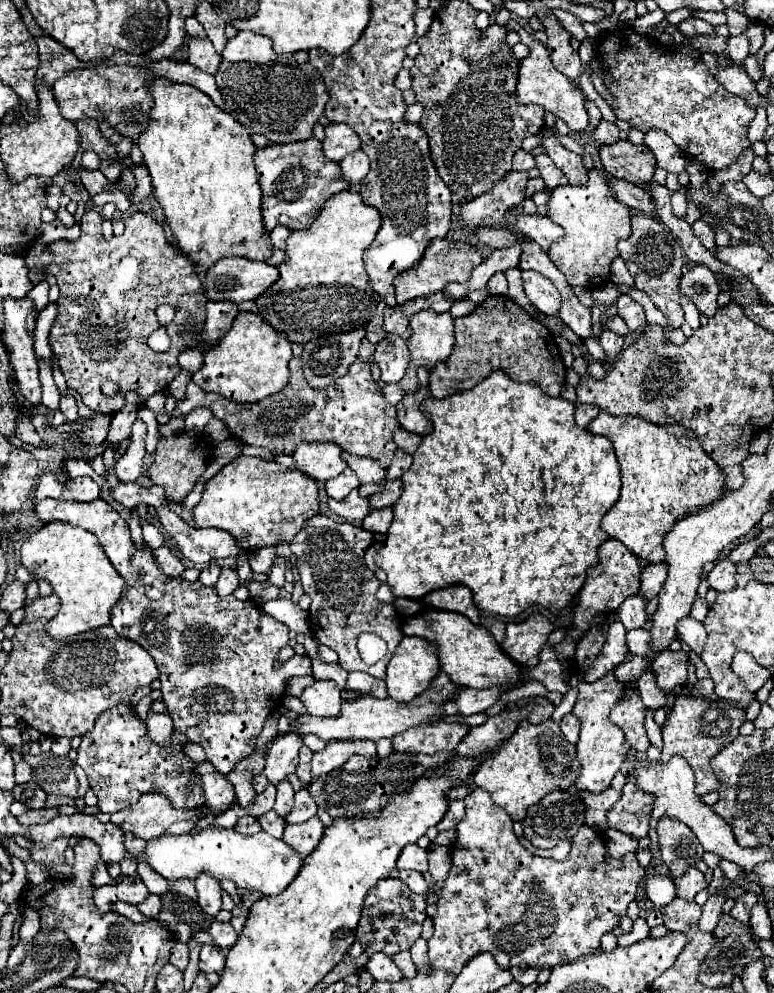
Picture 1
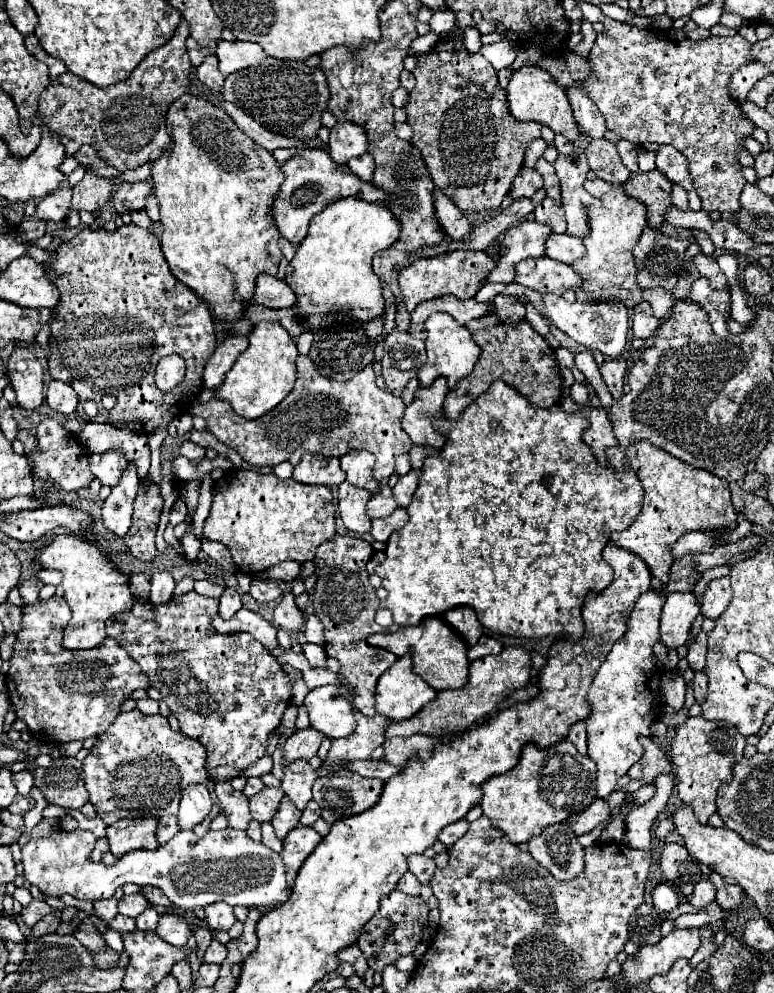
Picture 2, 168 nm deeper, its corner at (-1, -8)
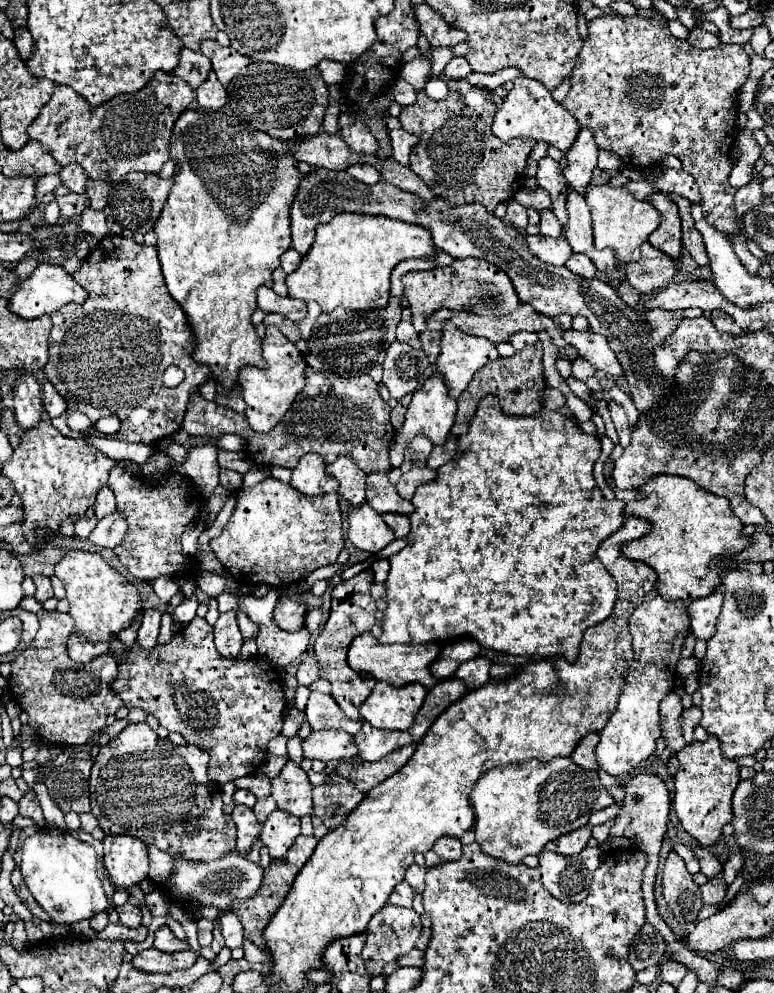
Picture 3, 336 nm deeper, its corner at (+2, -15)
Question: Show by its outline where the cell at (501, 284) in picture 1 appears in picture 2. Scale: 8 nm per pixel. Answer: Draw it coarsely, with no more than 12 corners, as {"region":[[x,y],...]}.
{"region":[[496,295],[496,315],[516,325],[526,319],[524,305],[514,297]]}

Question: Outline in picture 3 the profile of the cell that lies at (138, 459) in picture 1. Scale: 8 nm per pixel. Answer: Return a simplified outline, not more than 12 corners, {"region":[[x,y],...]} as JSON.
{"region":[[119,510],[99,520],[89,540],[115,548],[127,534],[127,520]]}

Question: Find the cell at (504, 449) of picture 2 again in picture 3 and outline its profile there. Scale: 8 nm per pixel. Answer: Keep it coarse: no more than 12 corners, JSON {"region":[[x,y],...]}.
{"region":[[479,402],[381,644],[577,660],[617,584],[599,438]]}

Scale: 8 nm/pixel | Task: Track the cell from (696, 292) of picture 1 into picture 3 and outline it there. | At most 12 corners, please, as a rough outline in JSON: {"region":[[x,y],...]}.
{"region":[[711,312],[711,322],[721,334],[737,334],[743,330],[729,314]]}

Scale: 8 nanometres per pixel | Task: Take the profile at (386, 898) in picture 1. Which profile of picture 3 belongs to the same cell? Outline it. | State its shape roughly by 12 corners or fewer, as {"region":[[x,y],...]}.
{"region":[[385,904],[361,952],[369,976],[415,948],[421,918]]}

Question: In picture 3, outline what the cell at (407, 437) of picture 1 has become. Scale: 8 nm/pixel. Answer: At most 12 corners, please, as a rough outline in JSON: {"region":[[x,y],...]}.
{"region":[[457,438],[433,446],[427,468],[437,470],[457,452]]}

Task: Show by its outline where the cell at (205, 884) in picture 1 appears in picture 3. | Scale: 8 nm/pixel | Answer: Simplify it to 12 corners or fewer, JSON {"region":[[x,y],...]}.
{"region":[[233,912],[219,916],[227,948],[243,944],[243,926]]}

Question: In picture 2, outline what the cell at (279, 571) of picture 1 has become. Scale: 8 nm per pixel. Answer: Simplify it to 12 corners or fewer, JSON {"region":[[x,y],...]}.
{"region":[[286,593],[274,609],[274,623],[290,633],[304,631],[304,615]]}

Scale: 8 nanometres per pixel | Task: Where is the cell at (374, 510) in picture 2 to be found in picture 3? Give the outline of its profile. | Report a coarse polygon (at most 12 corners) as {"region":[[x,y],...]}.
{"region":[[367,476],[367,502],[379,514],[411,516],[387,476]]}

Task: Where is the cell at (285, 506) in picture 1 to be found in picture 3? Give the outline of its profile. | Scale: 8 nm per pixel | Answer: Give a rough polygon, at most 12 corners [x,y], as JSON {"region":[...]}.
{"region":[[269,476],[237,490],[209,548],[239,584],[337,562],[337,492]]}

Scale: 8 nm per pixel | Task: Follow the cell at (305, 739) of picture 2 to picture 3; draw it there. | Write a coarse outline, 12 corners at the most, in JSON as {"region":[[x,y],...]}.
{"region":[[341,730],[311,732],[303,740],[309,760],[355,756],[353,738]]}

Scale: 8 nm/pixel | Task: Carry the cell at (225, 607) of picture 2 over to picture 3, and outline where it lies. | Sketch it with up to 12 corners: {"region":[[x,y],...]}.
{"region":[[235,610],[219,616],[215,646],[225,658],[235,658],[243,636]]}

